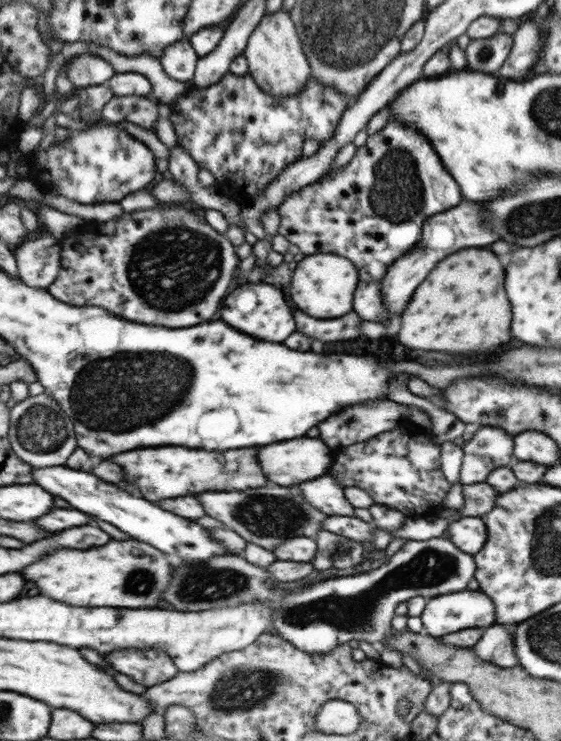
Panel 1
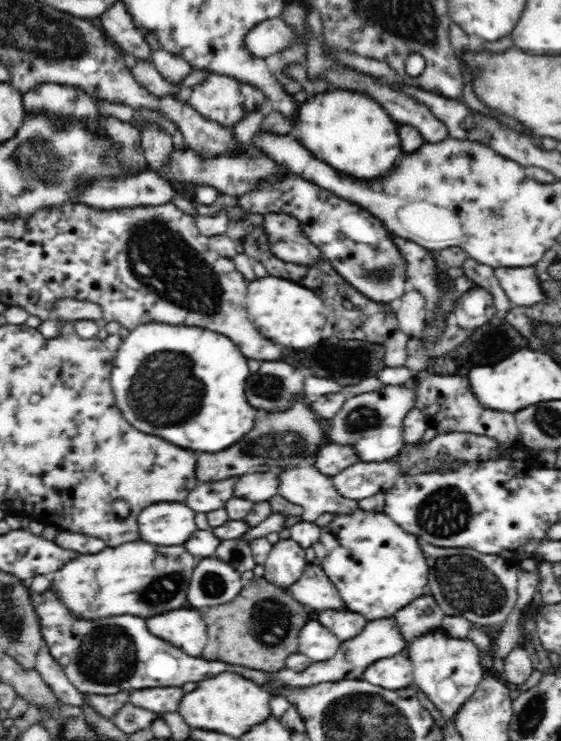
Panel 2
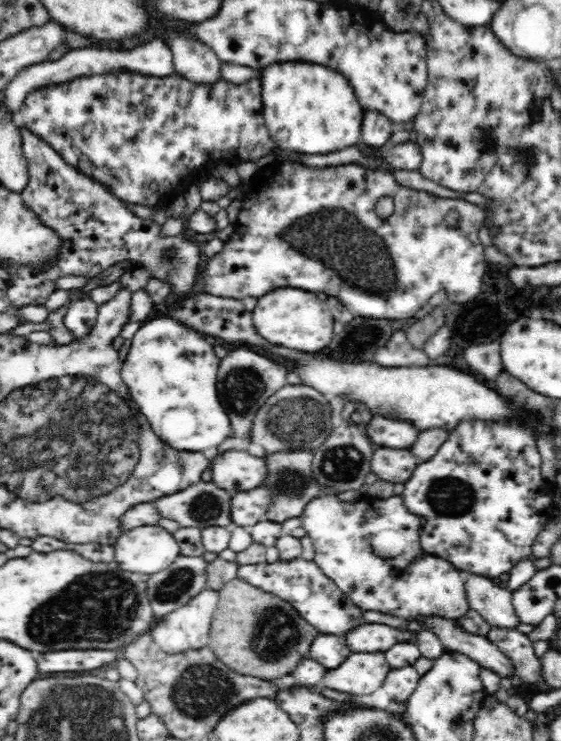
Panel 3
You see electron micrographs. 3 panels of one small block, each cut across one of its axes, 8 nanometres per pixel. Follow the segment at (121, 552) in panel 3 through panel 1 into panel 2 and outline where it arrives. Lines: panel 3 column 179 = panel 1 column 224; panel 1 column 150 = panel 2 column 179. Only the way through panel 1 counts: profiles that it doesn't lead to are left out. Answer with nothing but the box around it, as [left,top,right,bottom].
[138,501,196,544]

